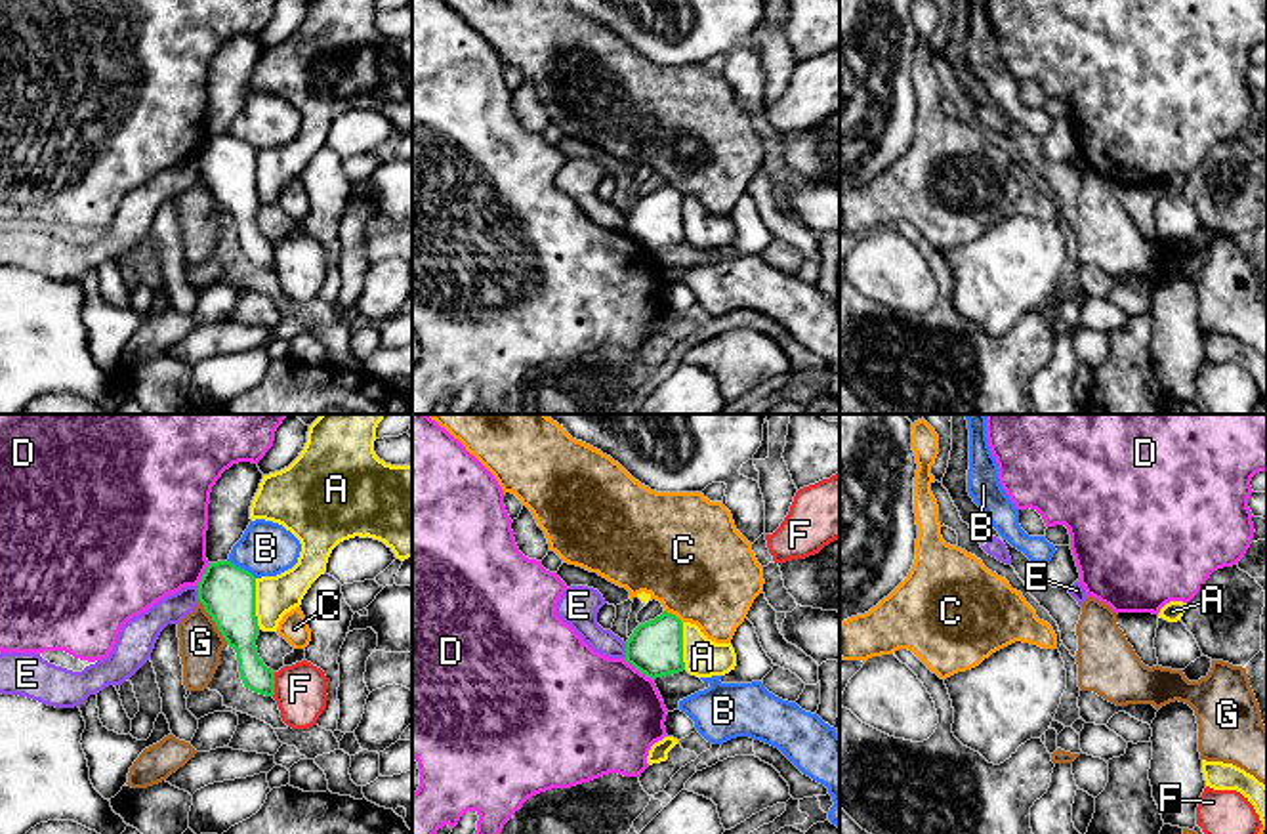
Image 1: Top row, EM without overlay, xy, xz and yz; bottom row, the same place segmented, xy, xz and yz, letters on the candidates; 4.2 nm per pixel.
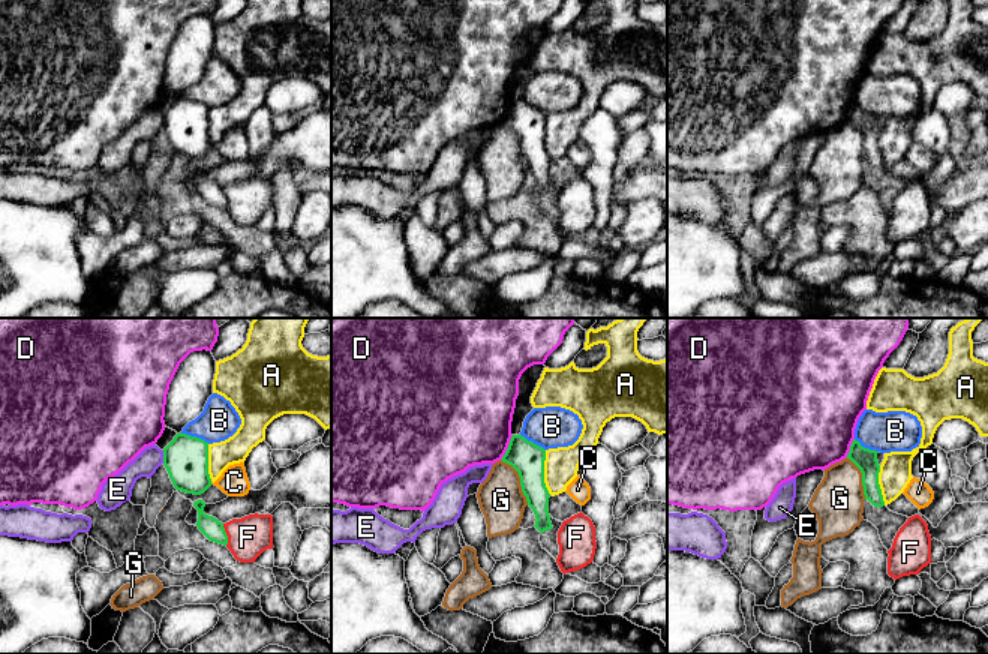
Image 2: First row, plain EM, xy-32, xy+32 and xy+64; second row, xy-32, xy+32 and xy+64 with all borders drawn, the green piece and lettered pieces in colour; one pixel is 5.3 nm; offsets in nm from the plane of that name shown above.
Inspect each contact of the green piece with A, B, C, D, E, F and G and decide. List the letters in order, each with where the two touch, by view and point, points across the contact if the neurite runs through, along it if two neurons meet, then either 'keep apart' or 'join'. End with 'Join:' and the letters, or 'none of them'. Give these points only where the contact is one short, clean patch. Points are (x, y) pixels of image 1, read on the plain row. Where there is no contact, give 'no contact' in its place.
A: xy (254, 176) | keep apart
B: xy (243, 142) | keep apart
C: xz (674, 187) | keep apart
D: xz (640, 243) | keep apart
E: xy (199, 166) | along xy (197, 159), (199, 172) | keep apart
F: xy (273, 256) | along xy (275, 245), (275, 264), (271, 268) | keep apart
G: xy (214, 193) | along xy (199, 172), (228, 216) | keep apart
Join: none of them

